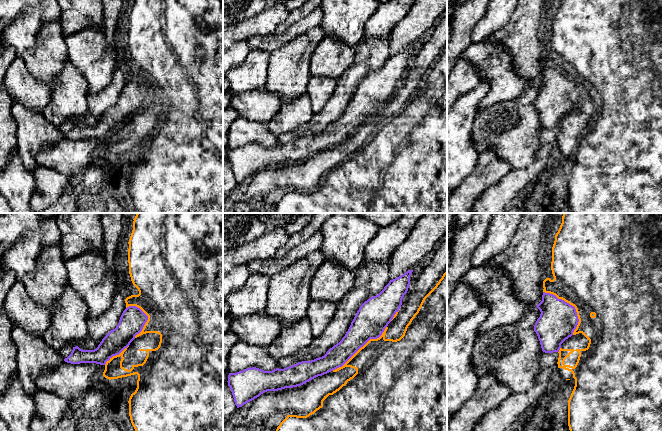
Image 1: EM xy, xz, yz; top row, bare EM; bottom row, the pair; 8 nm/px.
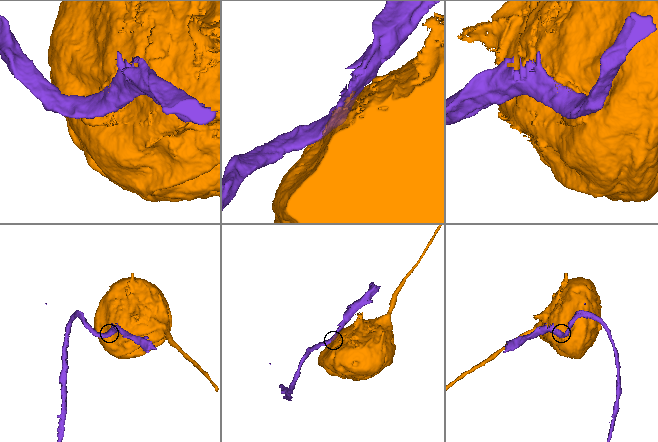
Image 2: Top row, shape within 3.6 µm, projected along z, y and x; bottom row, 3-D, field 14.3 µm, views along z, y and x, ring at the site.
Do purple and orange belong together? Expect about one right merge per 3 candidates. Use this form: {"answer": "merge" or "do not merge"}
{"answer": "do not merge"}

